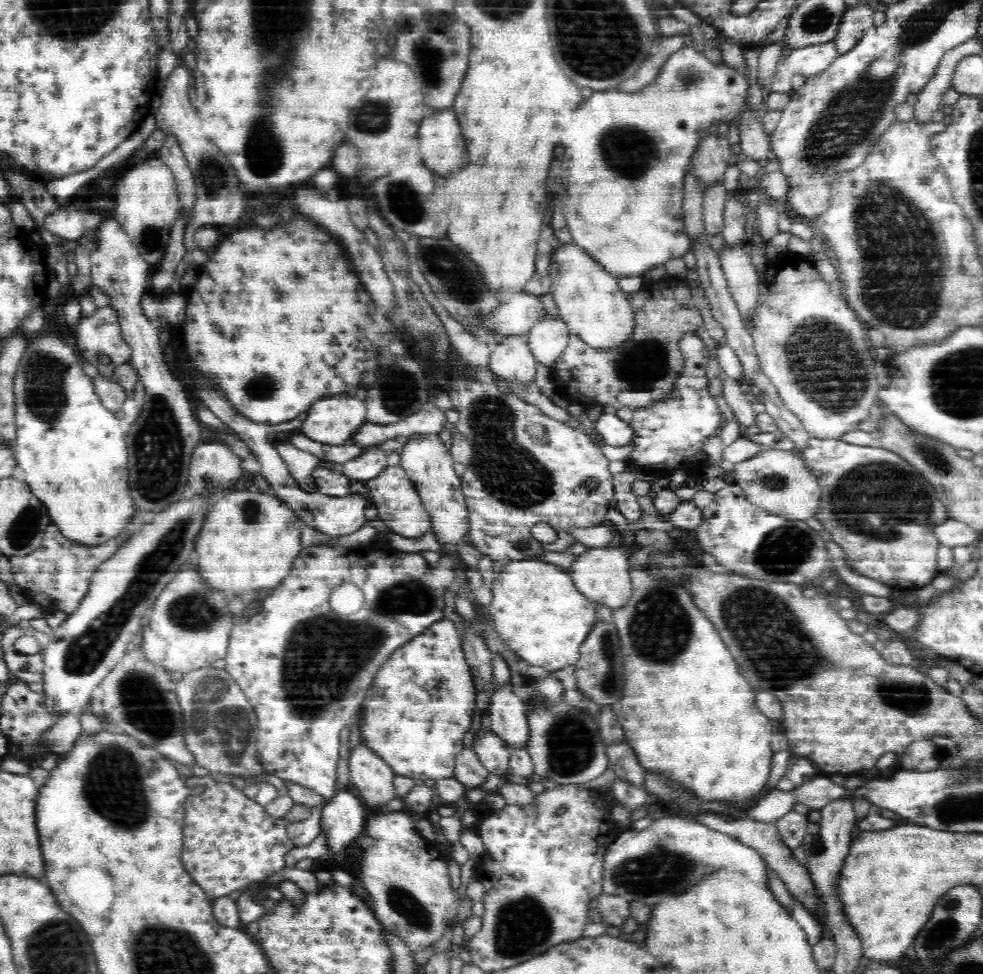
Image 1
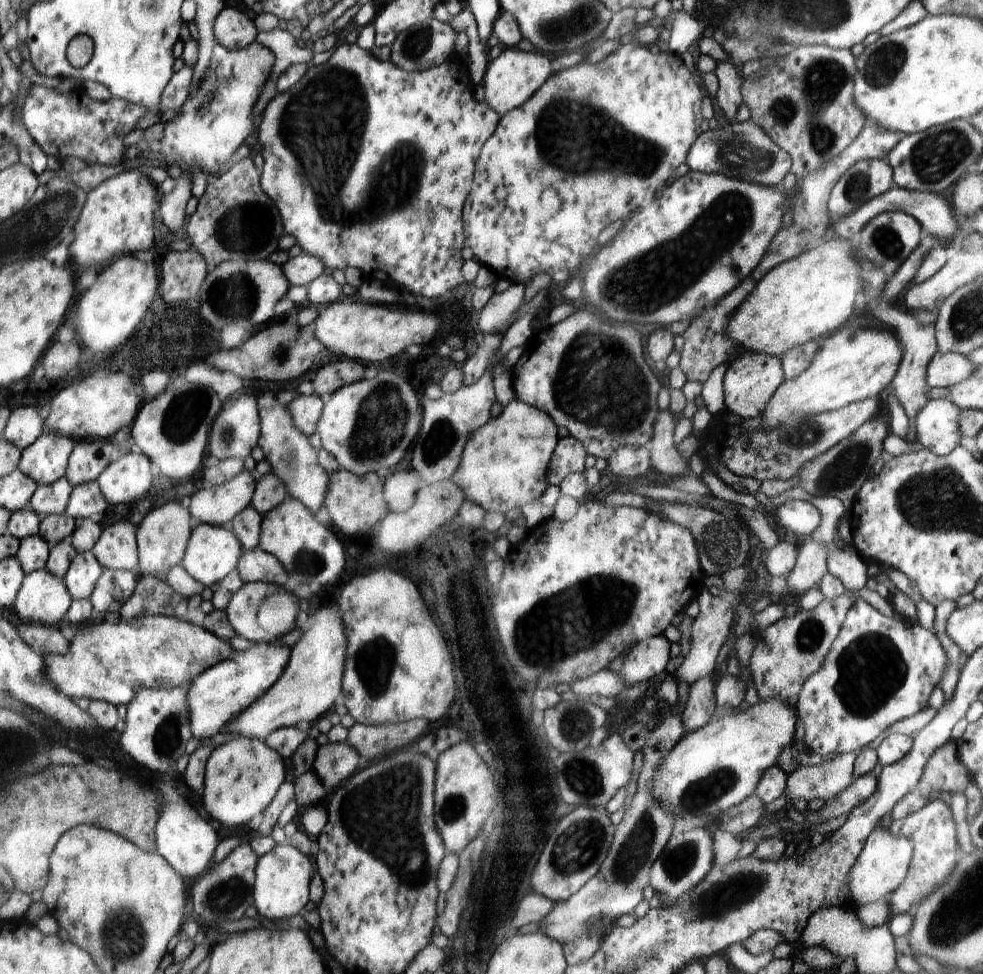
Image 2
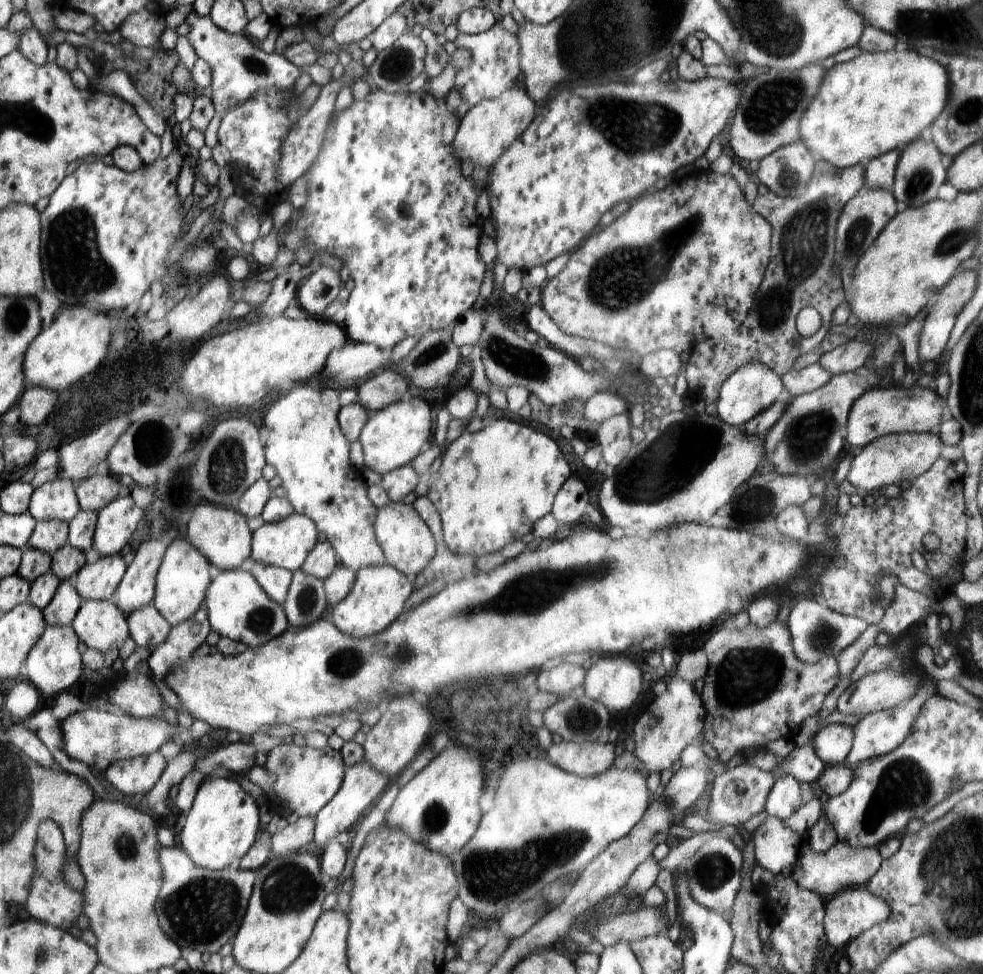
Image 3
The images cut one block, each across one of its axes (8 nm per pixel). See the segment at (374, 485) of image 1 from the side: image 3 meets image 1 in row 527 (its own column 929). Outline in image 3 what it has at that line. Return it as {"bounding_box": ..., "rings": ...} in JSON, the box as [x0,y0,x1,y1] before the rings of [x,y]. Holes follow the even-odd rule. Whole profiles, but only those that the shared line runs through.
{"bounding_box":[845,385,945,451],"rings":[[[914,385],[910,389],[904,386],[890,386],[887,389],[877,387],[870,391],[866,391],[853,405],[852,410],[849,412],[845,442],[847,447],[855,448],[856,451],[859,451],[880,436],[892,433],[931,432],[939,429],[942,422],[944,422],[944,412],[945,398],[940,397],[932,386],[920,388]]]}

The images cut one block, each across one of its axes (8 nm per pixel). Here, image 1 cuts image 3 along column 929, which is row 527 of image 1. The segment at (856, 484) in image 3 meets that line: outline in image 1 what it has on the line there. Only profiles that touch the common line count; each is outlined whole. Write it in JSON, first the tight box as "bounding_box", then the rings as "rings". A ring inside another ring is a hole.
{"bounding_box":[400,433,471,554],"rings":[[[438,433],[412,435],[404,444],[404,450],[400,452],[402,469],[408,475],[408,479],[414,483],[422,505],[429,512],[434,535],[438,536],[438,542],[442,544],[445,554],[456,554],[462,540],[468,536],[468,528],[471,528],[468,505],[461,490],[461,477],[454,471],[455,461],[451,452],[442,443]]]}

